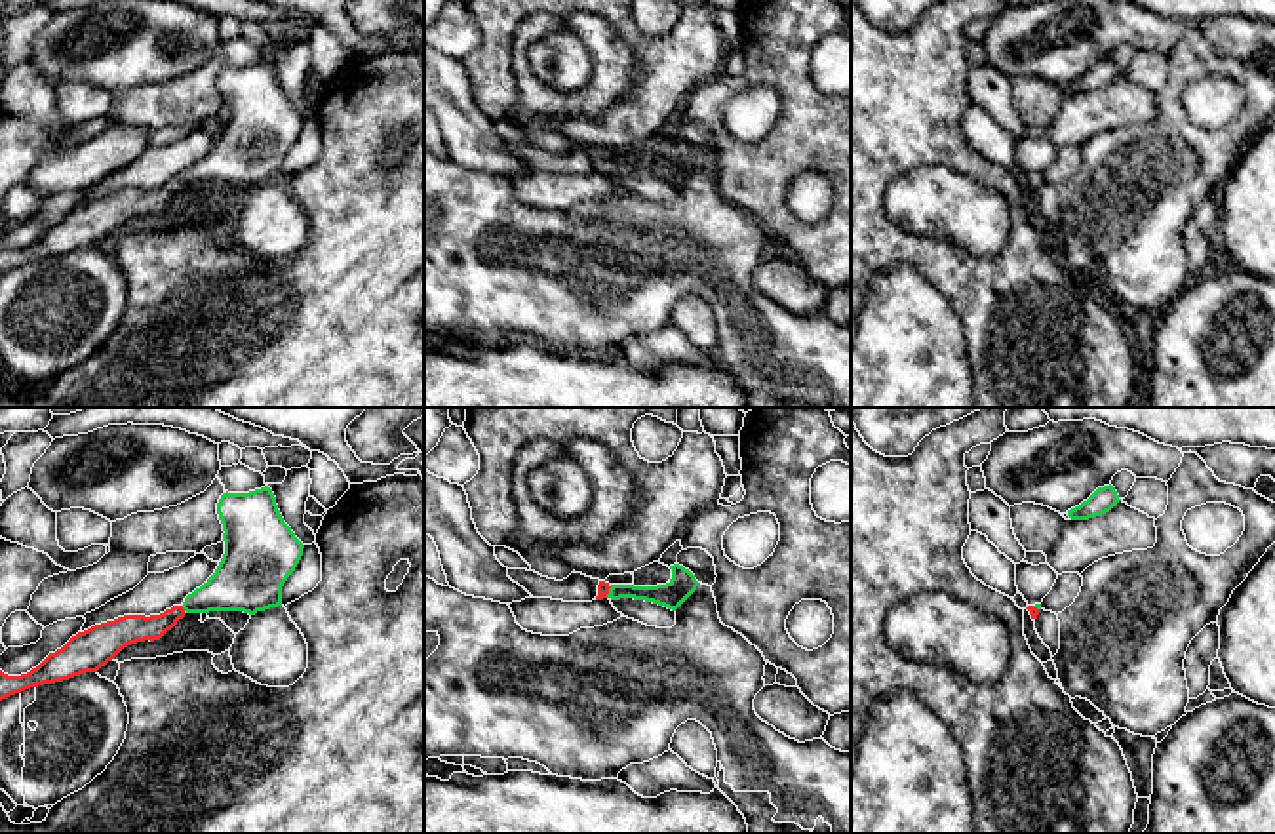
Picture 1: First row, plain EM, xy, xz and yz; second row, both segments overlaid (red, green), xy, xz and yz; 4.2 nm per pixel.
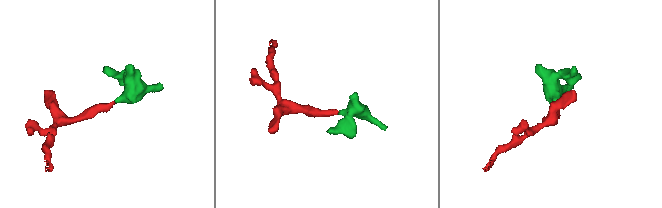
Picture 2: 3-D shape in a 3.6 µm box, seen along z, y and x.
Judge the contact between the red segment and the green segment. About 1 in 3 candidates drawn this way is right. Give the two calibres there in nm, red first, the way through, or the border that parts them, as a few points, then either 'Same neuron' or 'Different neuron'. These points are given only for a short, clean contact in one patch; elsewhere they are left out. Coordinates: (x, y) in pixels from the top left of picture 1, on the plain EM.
Thickness 130 nm (red) against 200 nm. Path across: xy (130, 202), (155, 200), (181, 181), (235, 158). Same neuron

